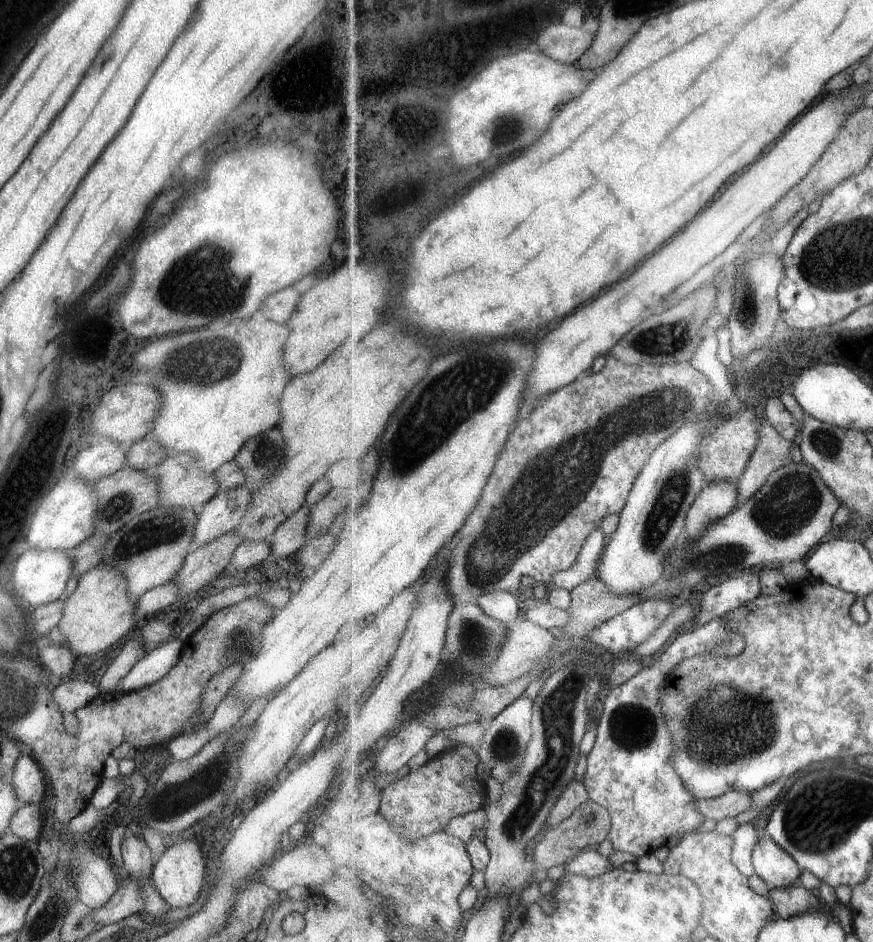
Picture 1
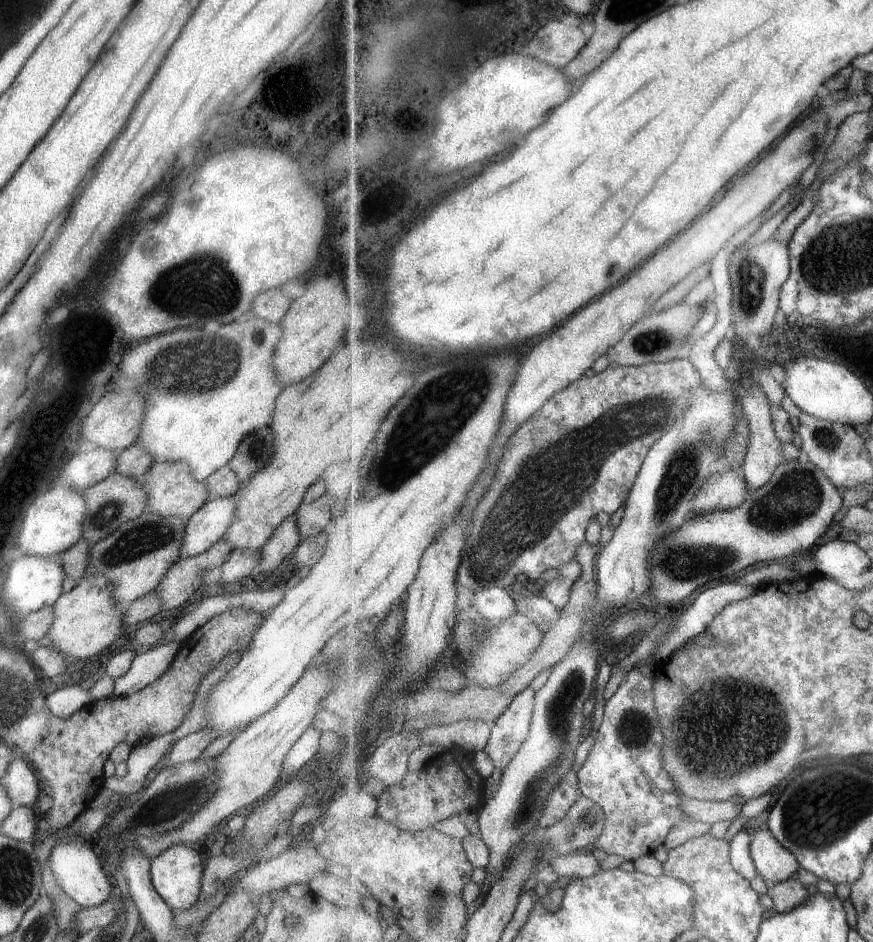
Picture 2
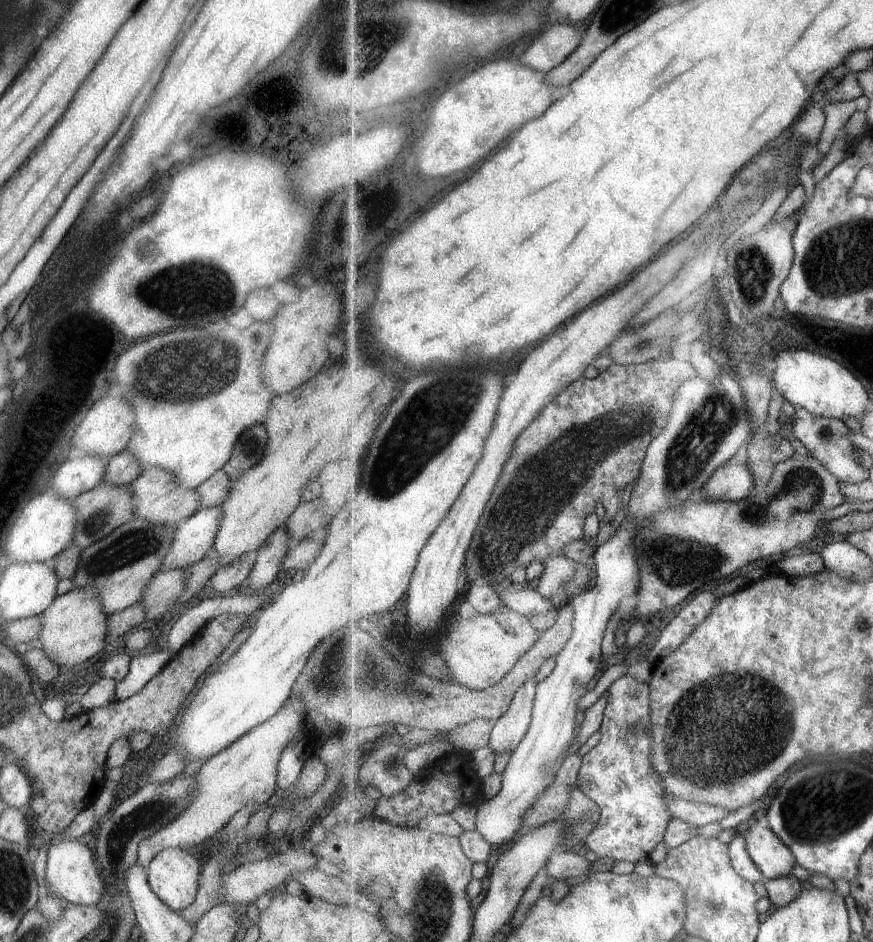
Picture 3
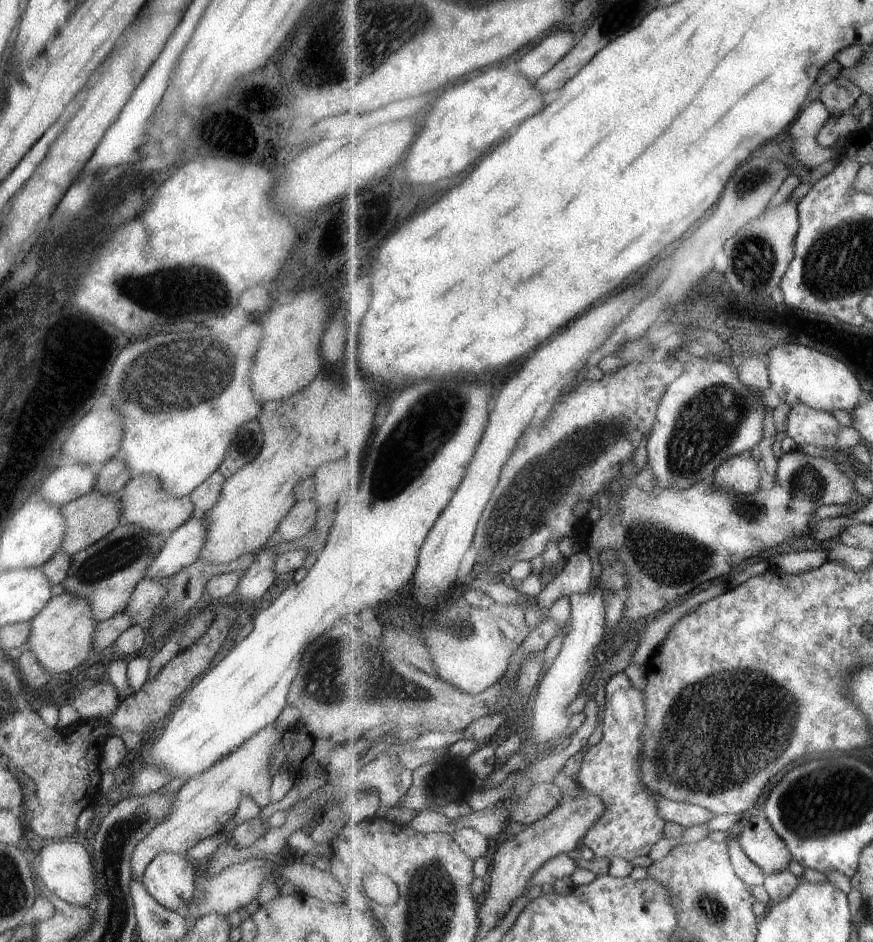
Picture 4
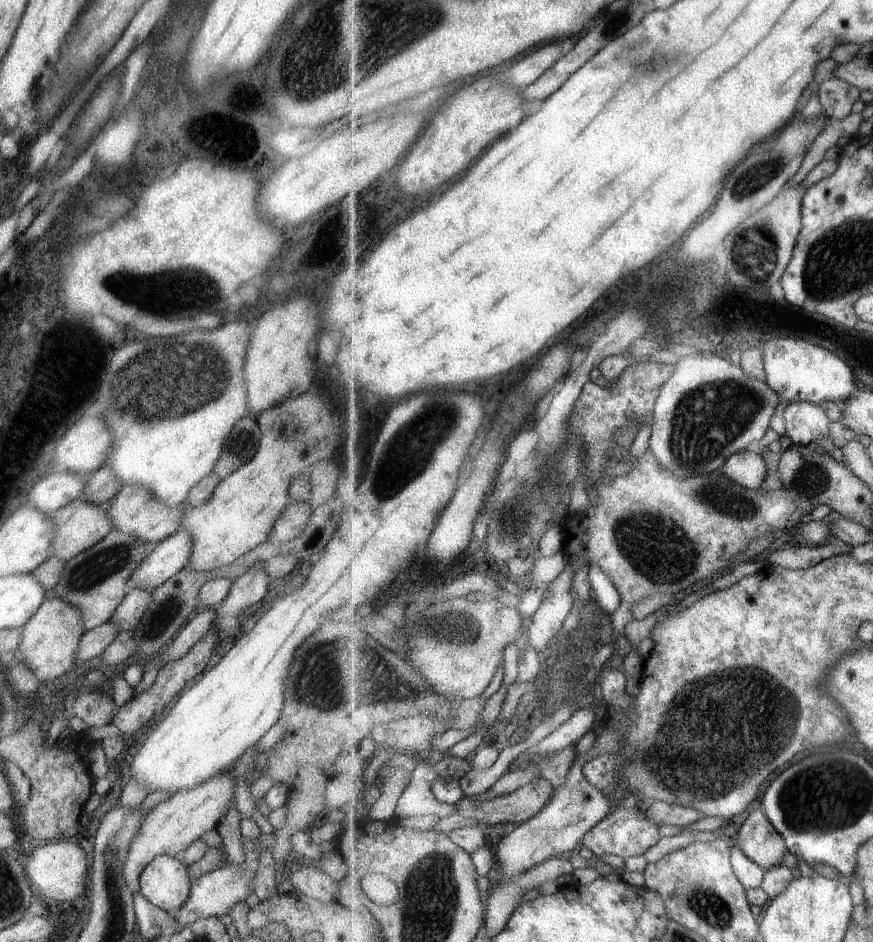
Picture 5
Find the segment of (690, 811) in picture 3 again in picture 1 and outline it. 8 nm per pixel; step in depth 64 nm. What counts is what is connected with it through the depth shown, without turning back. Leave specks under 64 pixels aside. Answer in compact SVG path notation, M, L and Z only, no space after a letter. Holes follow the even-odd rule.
M731 790L719 798L696 799L695 806L705 818L713 819L718 823L727 818L735 818L741 812L749 810L754 797L754 794L743 790Z

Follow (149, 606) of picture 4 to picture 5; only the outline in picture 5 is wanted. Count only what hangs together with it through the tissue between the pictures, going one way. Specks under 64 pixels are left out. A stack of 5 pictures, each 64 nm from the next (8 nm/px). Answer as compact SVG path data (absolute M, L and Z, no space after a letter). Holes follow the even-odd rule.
M141 585L131 586L121 599L120 605L114 610L113 621L121 631L134 629L142 619L145 609L152 600L152 590Z

